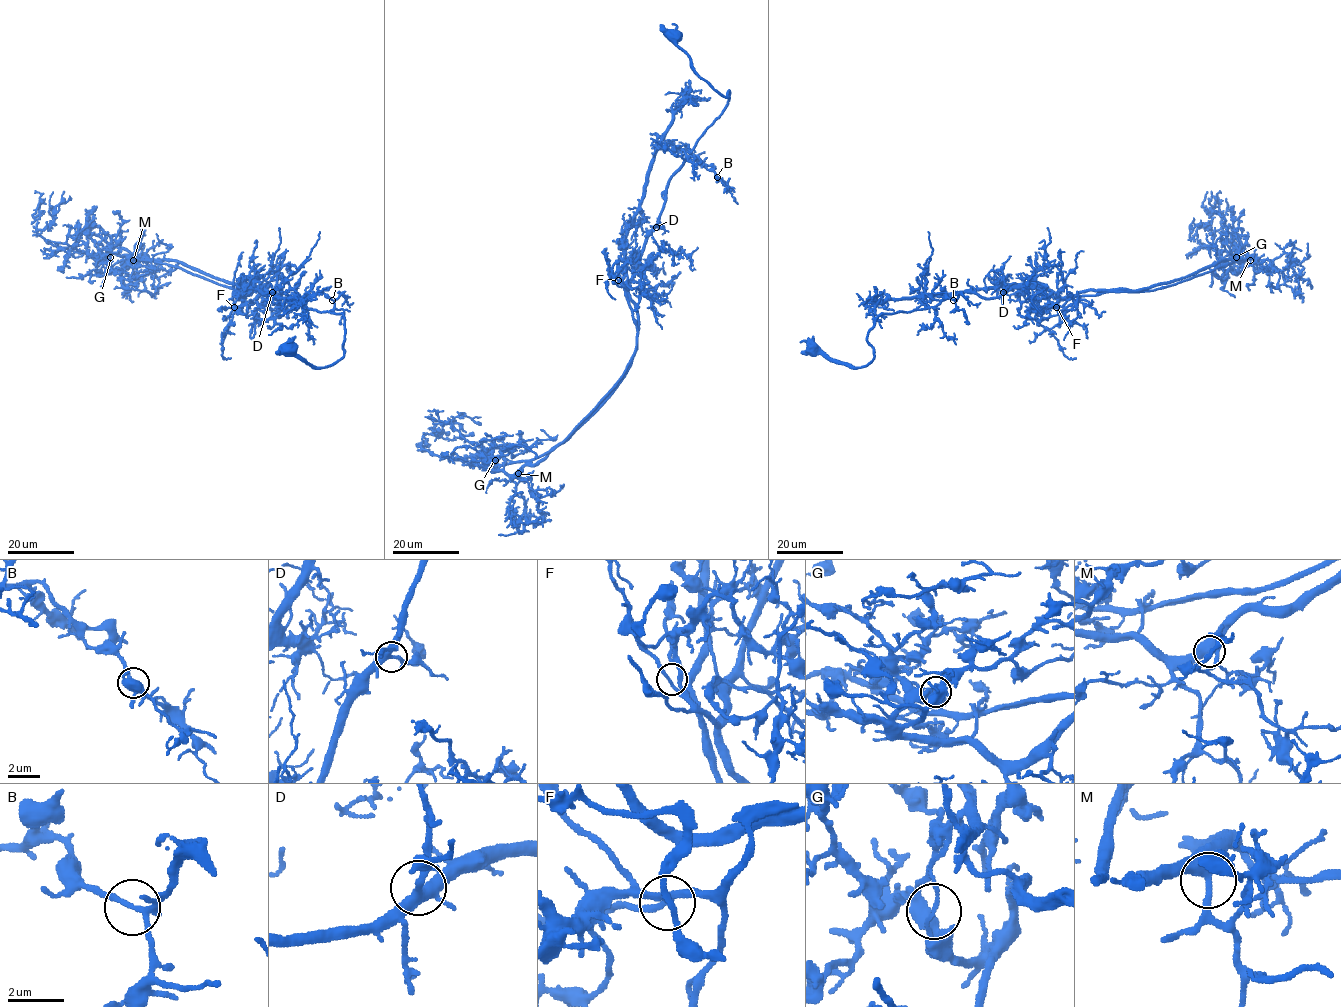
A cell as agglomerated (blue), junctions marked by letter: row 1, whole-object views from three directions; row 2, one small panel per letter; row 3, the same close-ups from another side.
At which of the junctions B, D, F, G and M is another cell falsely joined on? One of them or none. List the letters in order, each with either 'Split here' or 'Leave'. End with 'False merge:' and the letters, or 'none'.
B: Leave
D: Leave
F: Leave
G: Split here
M: Leave
False merge: G

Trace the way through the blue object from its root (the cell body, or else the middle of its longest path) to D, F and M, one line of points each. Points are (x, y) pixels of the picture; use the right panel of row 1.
D: (812, 349), (864, 367), (874, 357), (867, 332), (881, 314), (935, 307), (958, 292), (986, 298), (1003, 292)
F: (812, 349), (864, 367), (879, 315), (935, 307), (958, 292), (992, 298), (1044, 288), (1066, 300), (1056, 307)
M: (812, 349), (864, 367), (879, 315), (935, 307), (958, 292), (1146, 291), (1250, 260)

